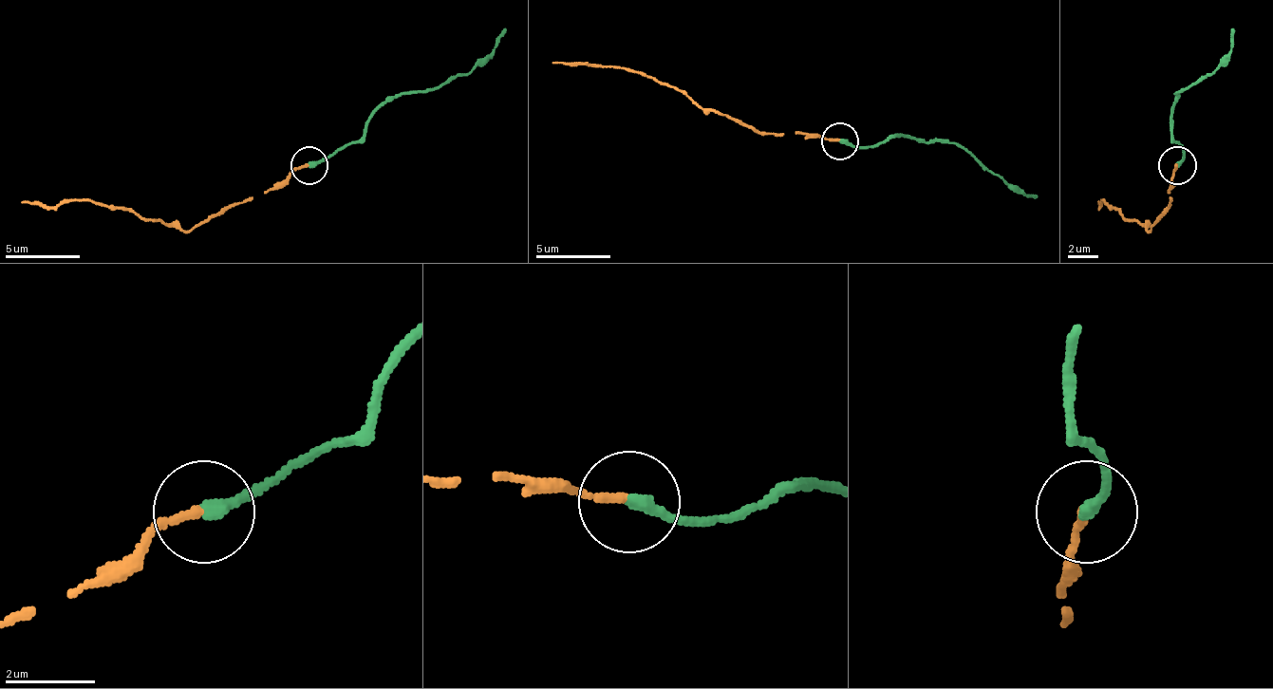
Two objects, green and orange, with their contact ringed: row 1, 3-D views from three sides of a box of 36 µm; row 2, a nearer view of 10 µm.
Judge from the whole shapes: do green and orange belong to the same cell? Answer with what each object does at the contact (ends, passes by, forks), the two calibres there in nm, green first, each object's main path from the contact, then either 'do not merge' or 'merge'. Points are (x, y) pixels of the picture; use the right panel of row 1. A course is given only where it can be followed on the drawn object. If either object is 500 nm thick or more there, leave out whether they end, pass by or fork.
green ends there; orange ends there; 300 nm thick on the green side, 190 nm on the other; green runs (1176, 166), (1184, 151), (1172, 136), (1176, 95), (1221, 62), (1232, 46), (1232, 27); orange runs (1176, 166), (1169, 189), (1169, 207), (1150, 230), (1128, 222), (1105, 199), (1097, 207), (1097, 203); merge

